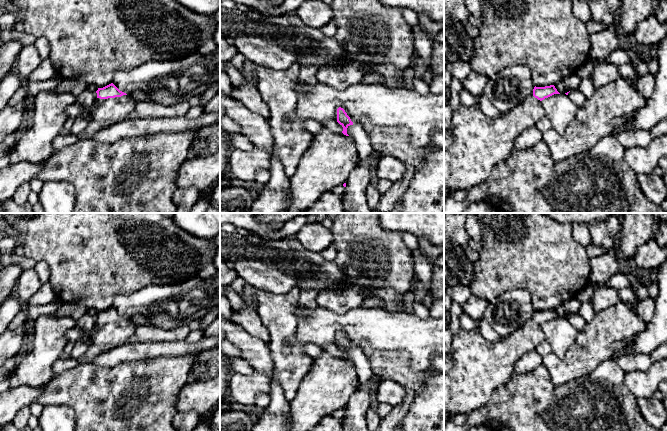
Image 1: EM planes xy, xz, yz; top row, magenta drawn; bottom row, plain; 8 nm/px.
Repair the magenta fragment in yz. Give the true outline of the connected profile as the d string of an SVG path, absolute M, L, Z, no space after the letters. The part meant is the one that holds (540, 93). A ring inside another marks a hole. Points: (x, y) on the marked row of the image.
M554 85L534 87L533 94L513 109L498 118L486 116L478 107L459 104L452 112L451 123L446 126L454 142L444 149L444 187L451 190L466 190L484 182L493 168L508 158L513 151L517 136L534 127L545 116L541 101L554 94L560 94Z

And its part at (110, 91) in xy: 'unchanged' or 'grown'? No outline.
grown

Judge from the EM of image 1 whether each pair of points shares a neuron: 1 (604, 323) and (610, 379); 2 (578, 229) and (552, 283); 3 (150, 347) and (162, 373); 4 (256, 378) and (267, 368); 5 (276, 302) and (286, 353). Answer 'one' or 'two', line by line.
1: two
2: two
3: two
4: two
5: one

